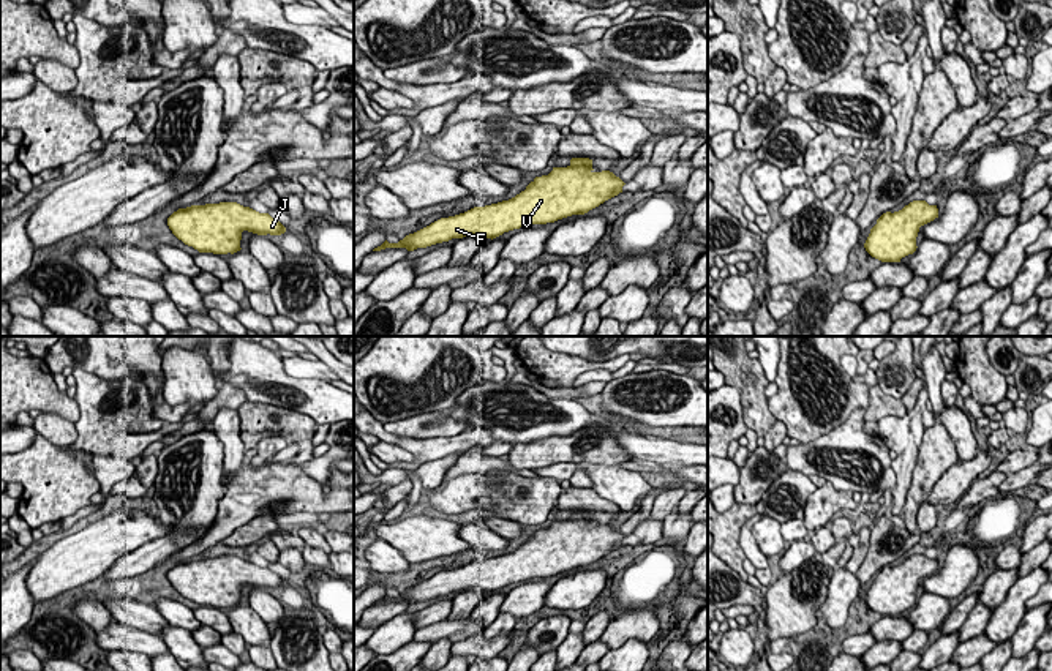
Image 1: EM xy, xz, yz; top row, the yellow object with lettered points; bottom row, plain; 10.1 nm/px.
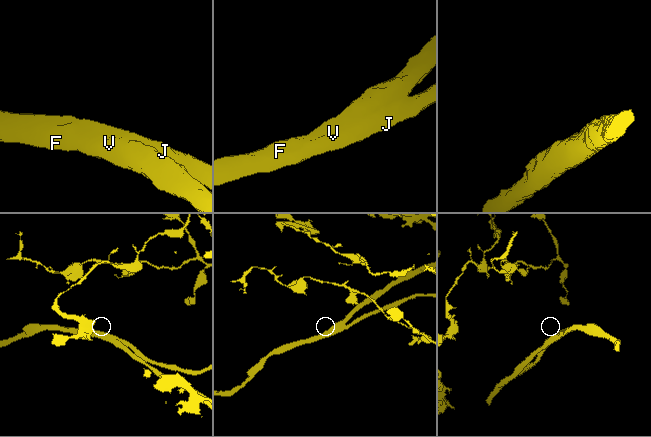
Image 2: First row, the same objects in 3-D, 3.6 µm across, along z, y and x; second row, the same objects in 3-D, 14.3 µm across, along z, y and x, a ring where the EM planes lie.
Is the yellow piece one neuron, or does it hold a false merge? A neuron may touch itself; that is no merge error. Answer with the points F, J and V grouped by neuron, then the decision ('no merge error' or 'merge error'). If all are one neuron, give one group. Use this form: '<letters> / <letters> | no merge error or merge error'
F J V | no merge error

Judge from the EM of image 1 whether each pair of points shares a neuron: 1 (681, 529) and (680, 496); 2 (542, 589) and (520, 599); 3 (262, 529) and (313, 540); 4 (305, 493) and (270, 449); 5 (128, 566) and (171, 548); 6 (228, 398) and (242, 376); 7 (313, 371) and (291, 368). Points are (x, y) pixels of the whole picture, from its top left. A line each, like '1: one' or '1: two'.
1: one
2: one
3: two
4: two
5: one
6: two
7: one

